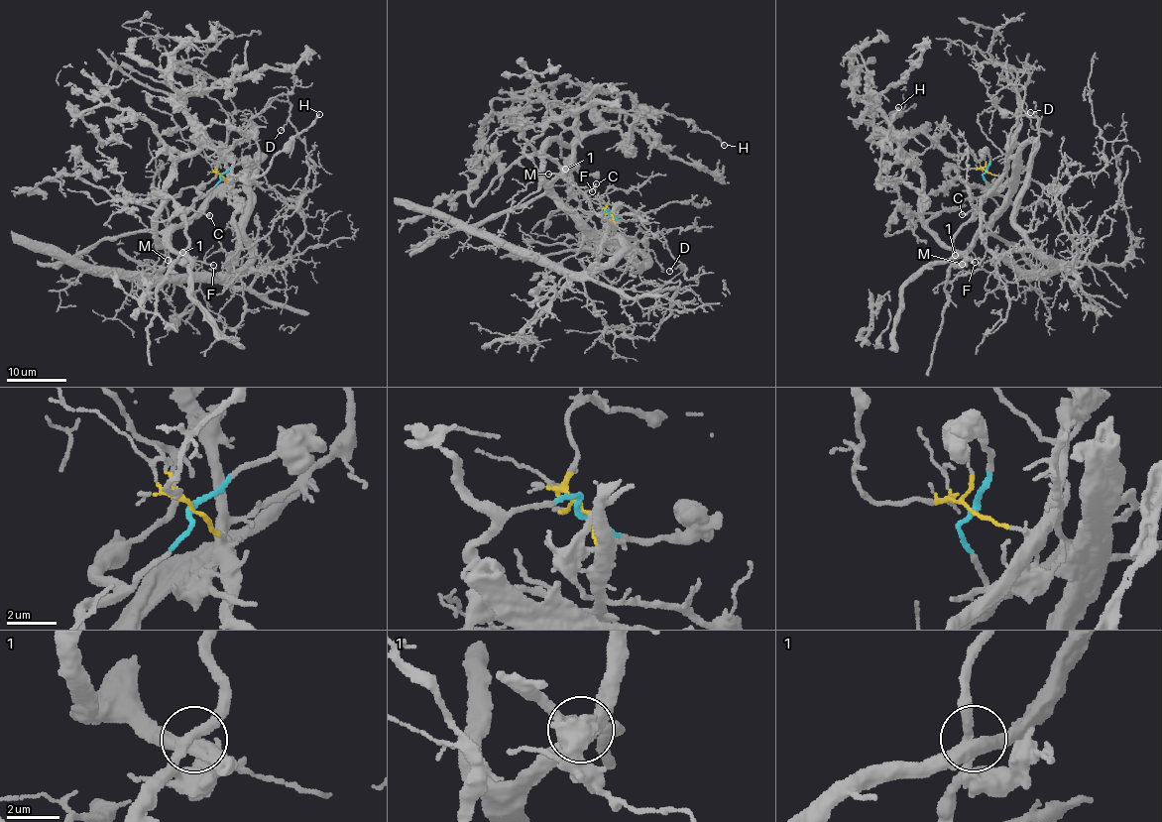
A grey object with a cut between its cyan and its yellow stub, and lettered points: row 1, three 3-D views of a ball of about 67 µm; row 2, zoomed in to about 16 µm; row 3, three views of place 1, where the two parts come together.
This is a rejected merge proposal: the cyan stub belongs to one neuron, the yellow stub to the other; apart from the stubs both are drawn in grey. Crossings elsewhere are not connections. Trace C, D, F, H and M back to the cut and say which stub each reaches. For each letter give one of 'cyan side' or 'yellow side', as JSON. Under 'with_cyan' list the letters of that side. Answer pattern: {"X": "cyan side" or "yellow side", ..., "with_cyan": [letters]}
{"C": "cyan side", "D": "yellow side", "F": "cyan side", "H": "yellow side", "M": "cyan side", "with_cyan": ["C", "F", "M"]}

